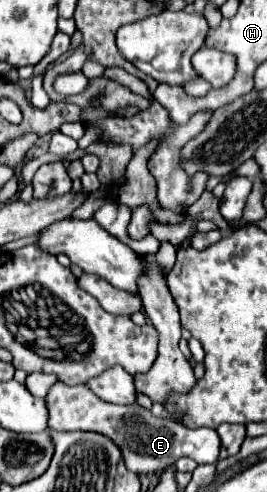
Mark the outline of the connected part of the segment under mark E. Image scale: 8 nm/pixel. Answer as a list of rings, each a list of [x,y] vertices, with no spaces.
[[[56,381],[48,395],[48,429],[54,431],[94,431],[114,439],[122,451],[122,459],[126,469],[142,475],[142,473],[162,473],[166,467],[172,467],[178,459],[190,457],[196,463],[214,463],[220,453],[220,437],[214,429],[188,429],[182,423],[174,423],[166,417],[156,417],[152,411],[132,405],[114,405],[98,399],[86,385],[66,385]]]

